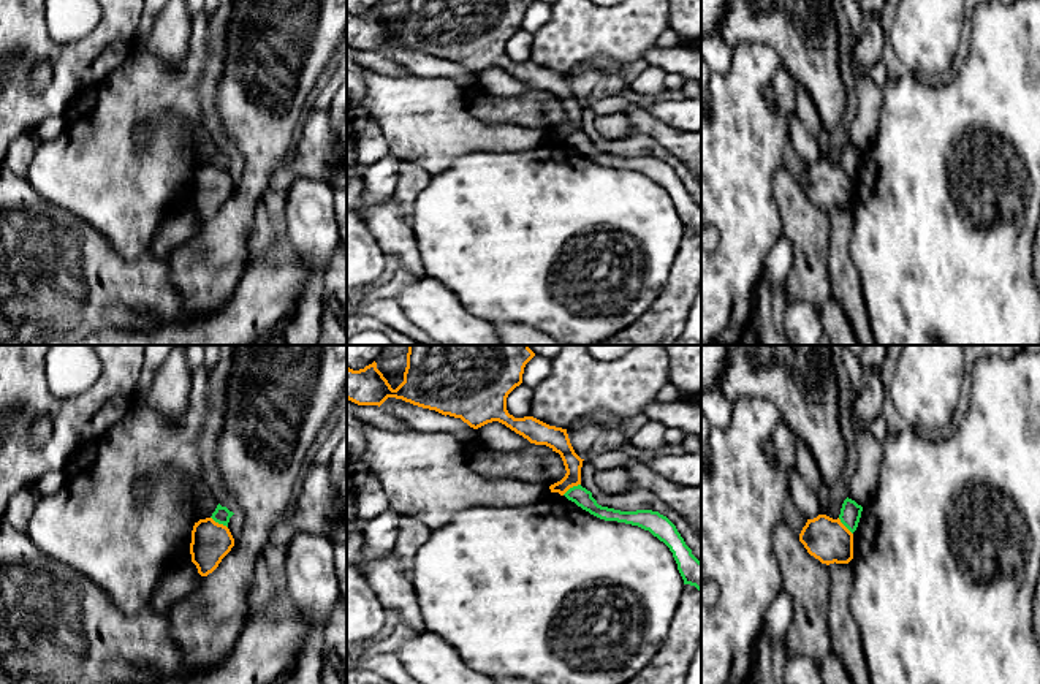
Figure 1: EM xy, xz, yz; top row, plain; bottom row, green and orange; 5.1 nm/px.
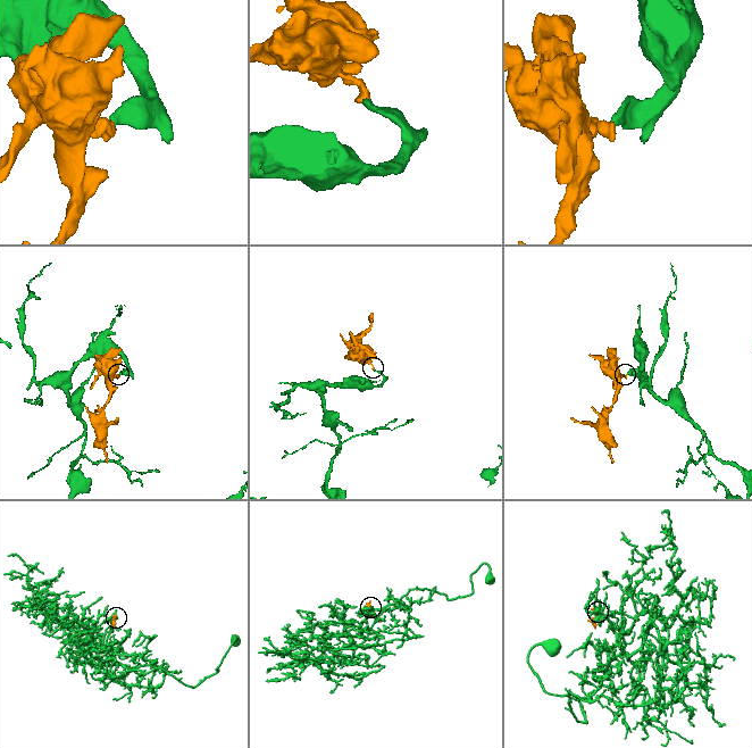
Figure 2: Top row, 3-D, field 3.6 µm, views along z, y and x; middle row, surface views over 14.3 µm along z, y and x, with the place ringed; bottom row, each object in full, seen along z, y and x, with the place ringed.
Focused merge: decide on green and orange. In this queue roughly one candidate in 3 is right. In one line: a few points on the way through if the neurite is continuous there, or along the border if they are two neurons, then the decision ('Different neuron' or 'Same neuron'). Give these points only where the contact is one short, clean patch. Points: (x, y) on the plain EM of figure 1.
Boundary: xz (580, 129), (562, 140). Different neuron

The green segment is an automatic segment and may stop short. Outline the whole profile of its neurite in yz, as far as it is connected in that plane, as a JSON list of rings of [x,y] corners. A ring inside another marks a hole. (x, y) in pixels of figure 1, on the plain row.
[[[845,144],[841,154],[841,168],[853,179],[858,173],[863,152],[852,144]]]

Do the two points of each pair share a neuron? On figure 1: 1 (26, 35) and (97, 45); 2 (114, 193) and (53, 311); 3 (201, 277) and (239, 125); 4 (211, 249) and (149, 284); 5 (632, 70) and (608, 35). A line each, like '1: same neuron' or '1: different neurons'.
1: same neuron
2: different neurons
3: same neuron
4: different neurons
5: different neurons

